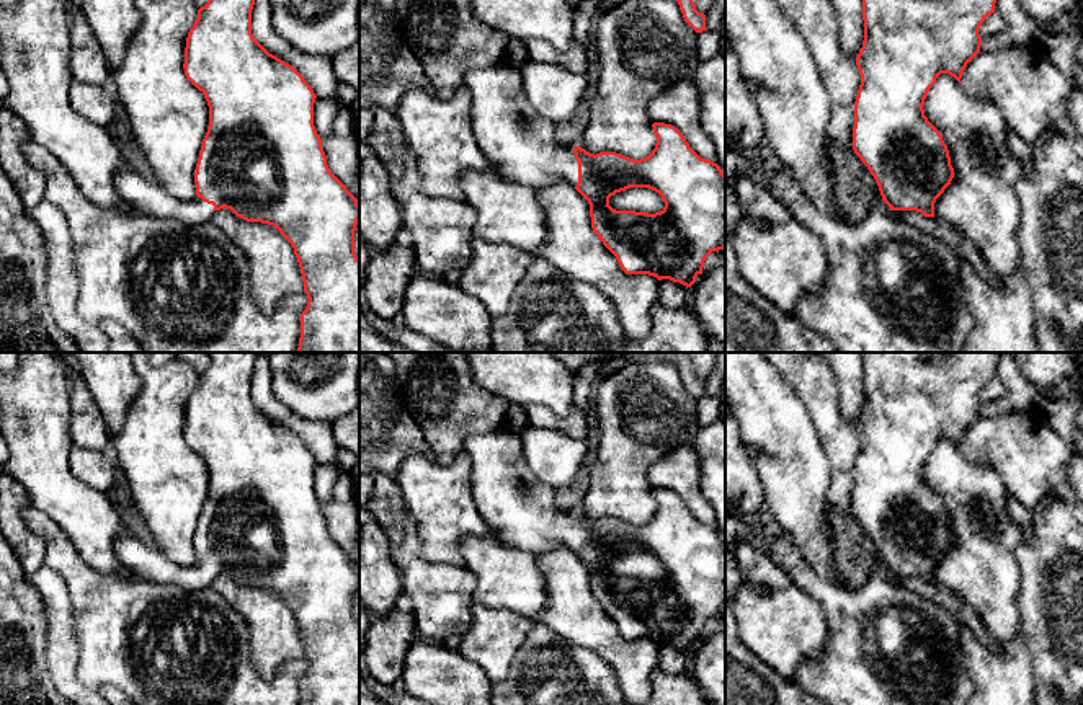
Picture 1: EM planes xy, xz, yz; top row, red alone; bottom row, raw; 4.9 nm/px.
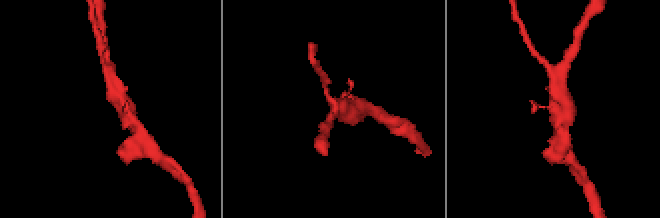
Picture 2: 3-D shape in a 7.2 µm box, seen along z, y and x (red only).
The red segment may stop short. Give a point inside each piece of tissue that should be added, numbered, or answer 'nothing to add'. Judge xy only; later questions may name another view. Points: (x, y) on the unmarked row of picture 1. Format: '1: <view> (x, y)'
1: xy (146, 562)

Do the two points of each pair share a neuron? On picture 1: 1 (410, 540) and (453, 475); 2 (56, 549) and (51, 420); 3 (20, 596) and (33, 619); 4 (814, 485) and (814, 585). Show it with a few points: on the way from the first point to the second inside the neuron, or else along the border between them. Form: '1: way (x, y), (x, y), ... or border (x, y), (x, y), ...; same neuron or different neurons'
1: border (407, 506), (415, 523), (420, 557); different neurons
2: border (31, 505), (62, 531), (77, 554); different neurons
3: way (20, 601), (20, 606), (28, 614); same neuron
4: border (793, 539), (799, 554), (817, 575), (848, 589); different neurons

